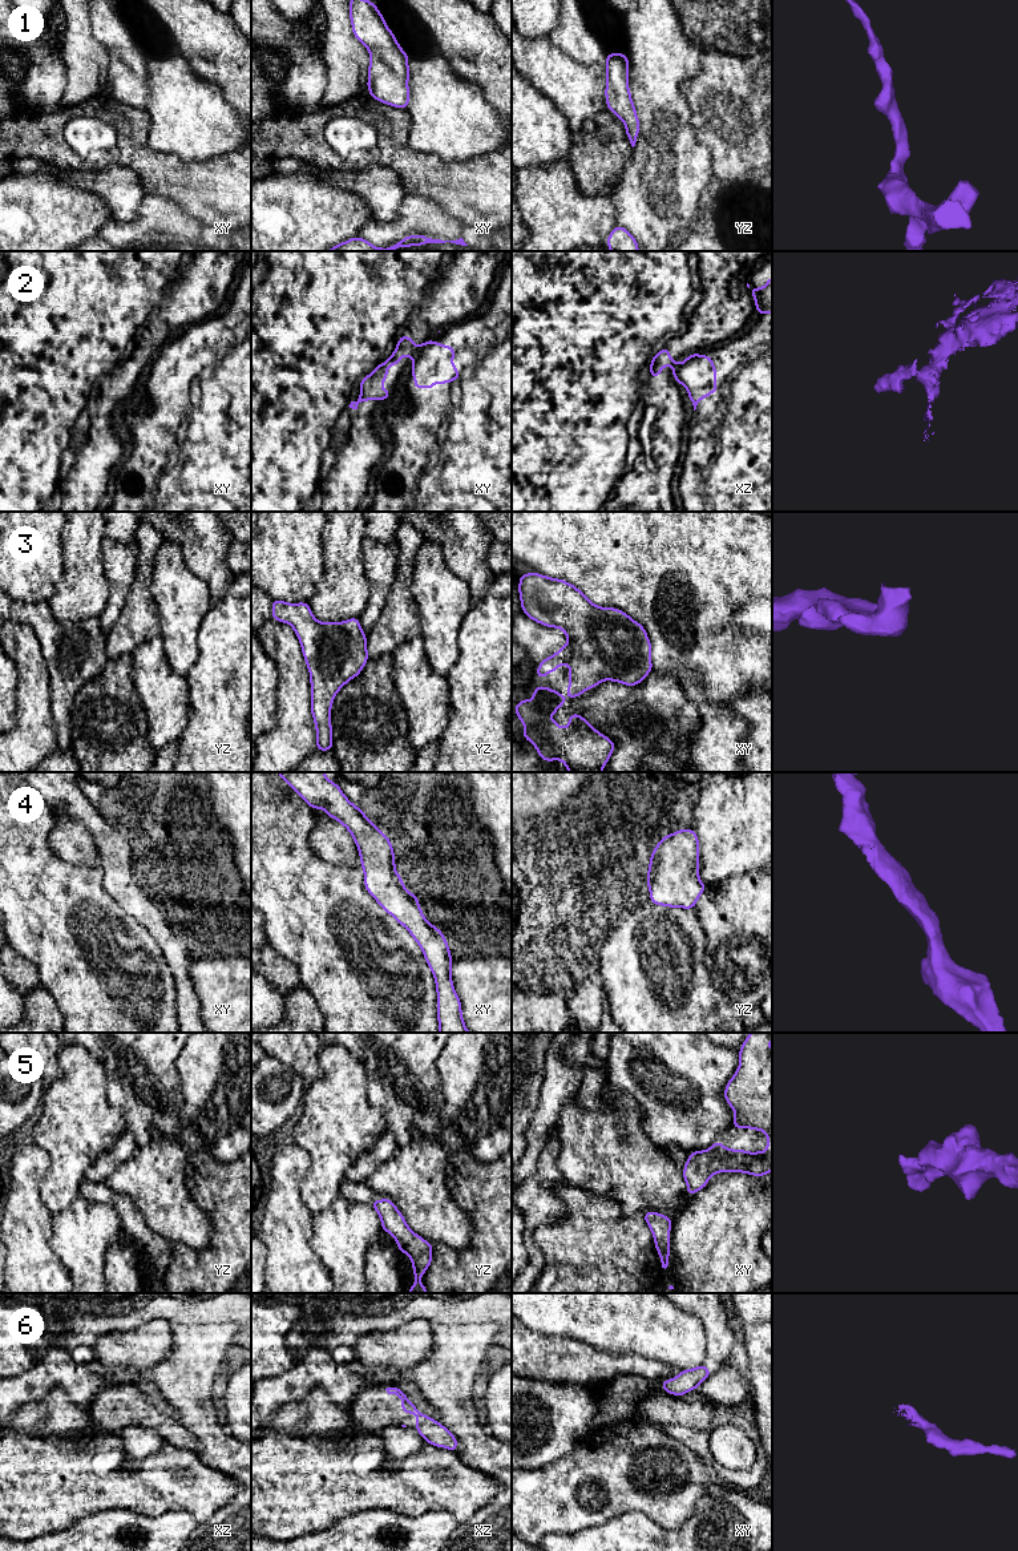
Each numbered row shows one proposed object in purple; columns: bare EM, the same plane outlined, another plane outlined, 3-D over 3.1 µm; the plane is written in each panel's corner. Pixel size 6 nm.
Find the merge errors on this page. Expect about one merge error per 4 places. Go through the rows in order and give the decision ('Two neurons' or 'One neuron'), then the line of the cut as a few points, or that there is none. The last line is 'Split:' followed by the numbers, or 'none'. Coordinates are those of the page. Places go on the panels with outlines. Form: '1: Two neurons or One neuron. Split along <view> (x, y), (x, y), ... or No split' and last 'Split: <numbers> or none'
1: One neuron. No split
2: Two neurons. Split along xy (413, 346), (412, 359)
3: One neuron. No split
4: One neuron. No split
5: One neuron. No split
6: One neuron. No split
Split: 2

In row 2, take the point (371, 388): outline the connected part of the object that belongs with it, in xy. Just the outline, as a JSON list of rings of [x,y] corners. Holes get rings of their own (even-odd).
[[[407,334],[399,338],[397,347],[395,348],[393,354],[359,383],[360,397],[356,401],[351,401],[348,407],[357,409],[357,405],[365,400],[387,400],[392,395],[392,391],[384,391],[381,388],[381,383],[387,381],[388,375],[388,368],[385,365],[388,364],[395,367],[405,355],[411,355],[413,360],[413,347],[413,340]]]

